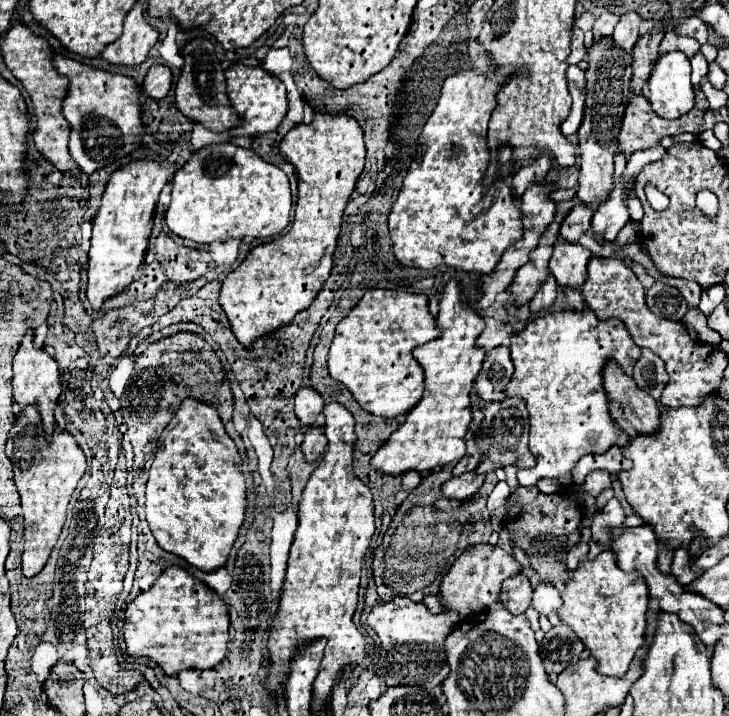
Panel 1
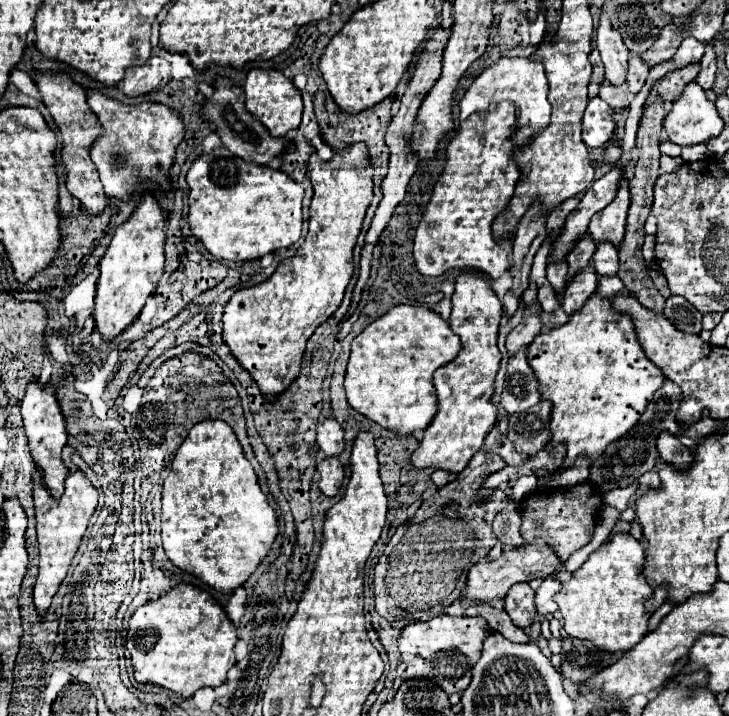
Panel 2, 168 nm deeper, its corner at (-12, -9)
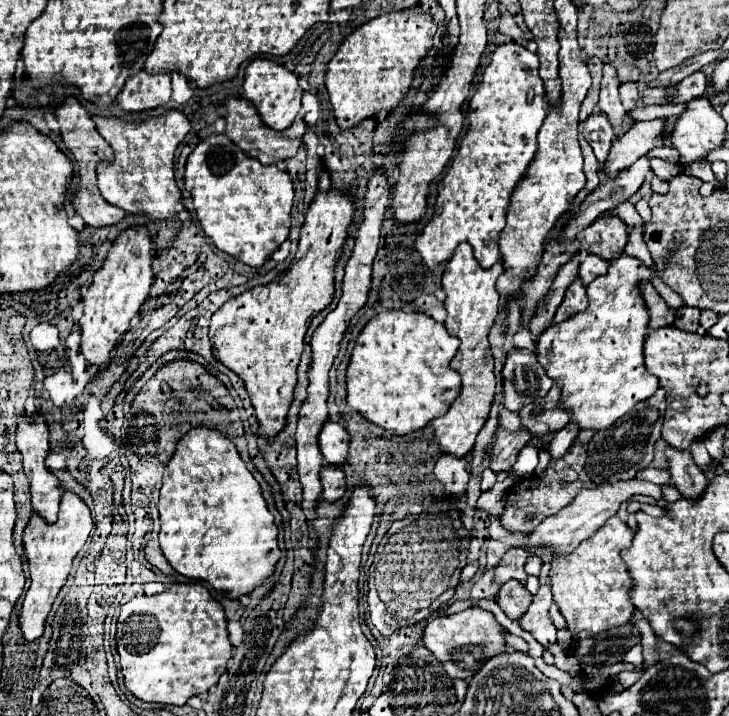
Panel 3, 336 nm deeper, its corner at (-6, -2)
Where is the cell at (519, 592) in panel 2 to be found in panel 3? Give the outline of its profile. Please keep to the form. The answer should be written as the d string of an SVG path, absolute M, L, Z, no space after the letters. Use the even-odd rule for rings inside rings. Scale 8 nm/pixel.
M506 581L500 591L498 591L498 599L496 603L500 605L500 609L510 617L510 619L520 619L528 605L532 601L532 593L520 583L520 581Z

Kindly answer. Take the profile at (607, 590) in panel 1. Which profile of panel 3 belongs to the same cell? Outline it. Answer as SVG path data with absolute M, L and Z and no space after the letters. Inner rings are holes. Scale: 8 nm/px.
M610 517L590 539L582 541L570 555L552 557L550 583L554 603L568 623L570 633L602 633L606 629L626 625L634 615L634 605L628 599L632 579L620 557L622 549L632 545L630 527L618 517Z

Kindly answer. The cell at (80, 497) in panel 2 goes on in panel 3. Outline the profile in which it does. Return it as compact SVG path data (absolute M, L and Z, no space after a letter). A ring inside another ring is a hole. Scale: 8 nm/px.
M72 491L62 493L60 511L58 511L58 519L54 525L46 525L46 521L40 521L40 519L42 517L38 517L38 513L32 513L30 523L24 529L24 549L26 549L26 561L28 561L30 579L32 579L30 589L24 597L22 613L20 613L20 627L22 627L22 635L26 641L34 641L44 633L46 617L50 613L50 607L60 587L64 585L70 573L72 559L82 549L92 529L92 517L90 517L88 505L84 503L84 499L80 499Z

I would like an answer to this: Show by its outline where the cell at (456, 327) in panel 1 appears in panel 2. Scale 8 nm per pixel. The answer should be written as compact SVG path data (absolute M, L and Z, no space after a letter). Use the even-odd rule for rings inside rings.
M462 272L456 278L456 290L452 294L452 316L450 316L450 328L456 336L462 340L460 354L448 362L446 366L438 368L434 372L434 386L438 392L438 414L434 416L432 424L424 432L424 440L420 442L418 450L412 454L412 464L416 468L432 468L432 470L446 470L446 472L462 472L470 458L482 448L482 442L486 434L496 424L496 406L492 404L494 396L494 378L500 370L500 350L496 346L498 326L502 318L502 302L496 296L496 292L490 286L490 280L482 272Z

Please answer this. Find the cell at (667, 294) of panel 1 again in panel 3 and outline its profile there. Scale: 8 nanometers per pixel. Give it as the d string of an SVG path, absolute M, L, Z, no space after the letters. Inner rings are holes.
M682 305L680 309L674 311L676 313L676 321L674 325L682 331L696 331L698 329L698 321L700 321L700 311L698 309L692 309L688 305Z

